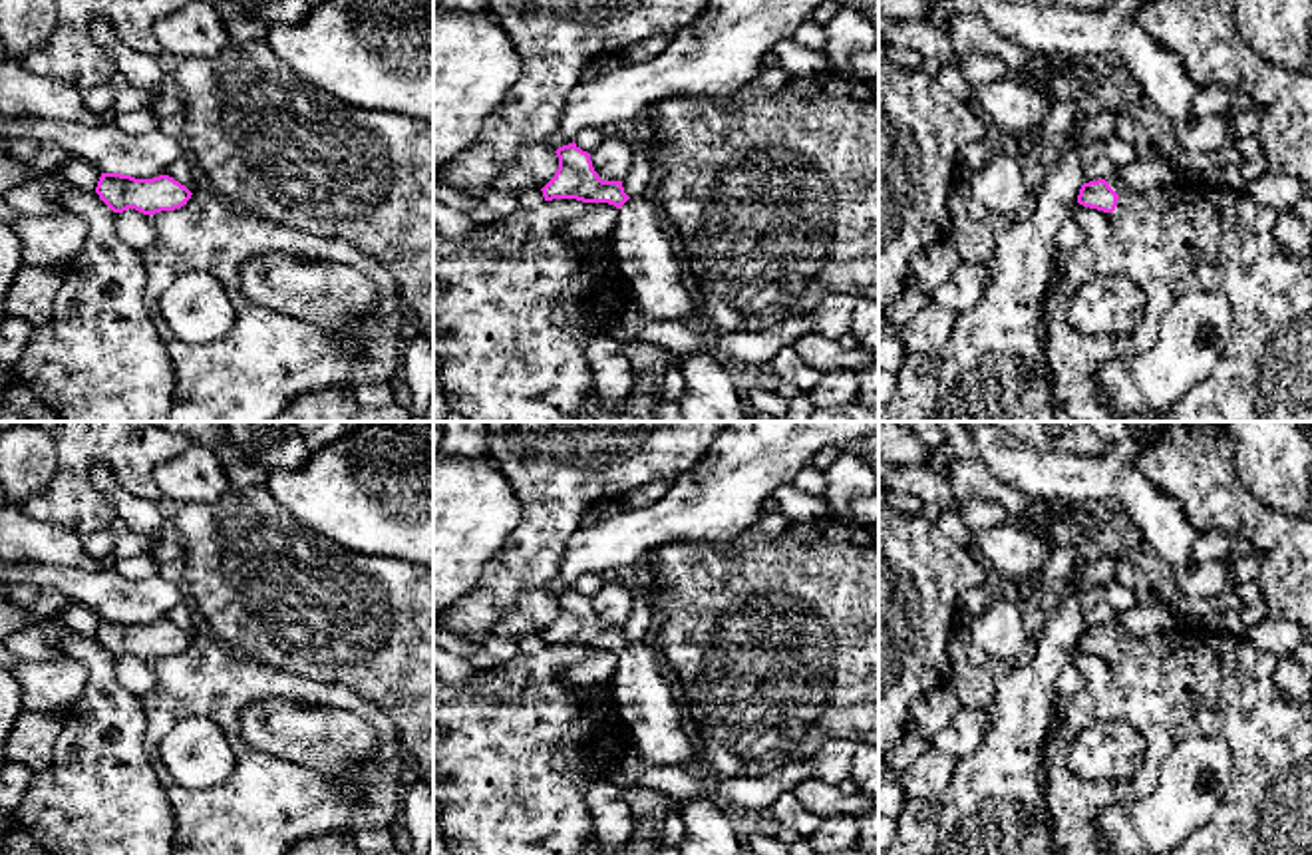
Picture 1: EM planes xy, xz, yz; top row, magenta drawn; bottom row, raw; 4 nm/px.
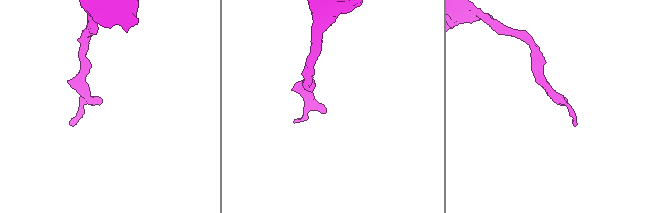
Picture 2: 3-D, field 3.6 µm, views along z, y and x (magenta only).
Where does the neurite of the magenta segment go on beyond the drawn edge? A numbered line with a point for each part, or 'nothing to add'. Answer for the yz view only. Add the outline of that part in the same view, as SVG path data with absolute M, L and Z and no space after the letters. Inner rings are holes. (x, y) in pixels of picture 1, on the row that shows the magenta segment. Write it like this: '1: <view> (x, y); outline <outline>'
1: yz (1146, 171); outline M1149 139L1137 143L1135 149L1135 159L1125 167L1117 167L1115 175L1107 179L1109 187L1117 195L1131 191L1167 191L1189 175L1181 175L1173 171L1165 161L1157 159L1155 143Z

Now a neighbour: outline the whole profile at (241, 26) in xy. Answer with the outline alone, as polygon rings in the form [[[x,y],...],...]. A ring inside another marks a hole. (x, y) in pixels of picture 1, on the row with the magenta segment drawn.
[[[201,0],[217,8],[231,42],[264,42],[268,26],[245,14],[233,0]]]

